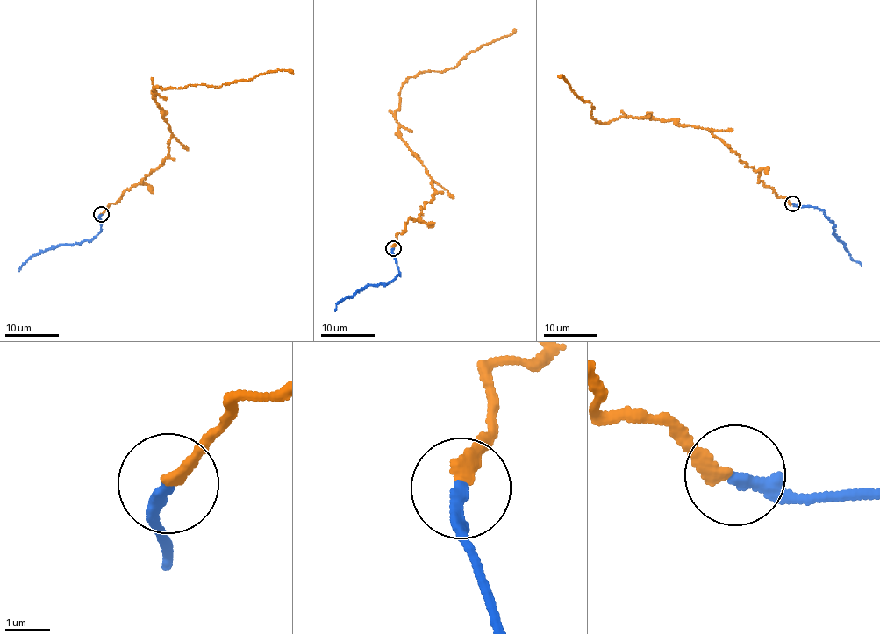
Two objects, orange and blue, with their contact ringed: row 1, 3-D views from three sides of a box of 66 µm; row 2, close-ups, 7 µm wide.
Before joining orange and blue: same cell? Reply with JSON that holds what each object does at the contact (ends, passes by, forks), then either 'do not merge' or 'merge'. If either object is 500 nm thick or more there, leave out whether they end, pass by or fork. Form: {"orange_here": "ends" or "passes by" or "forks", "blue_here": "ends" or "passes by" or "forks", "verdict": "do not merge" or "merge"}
{"orange_here": "ends", "blue_here": "ends", "verdict": "merge"}

